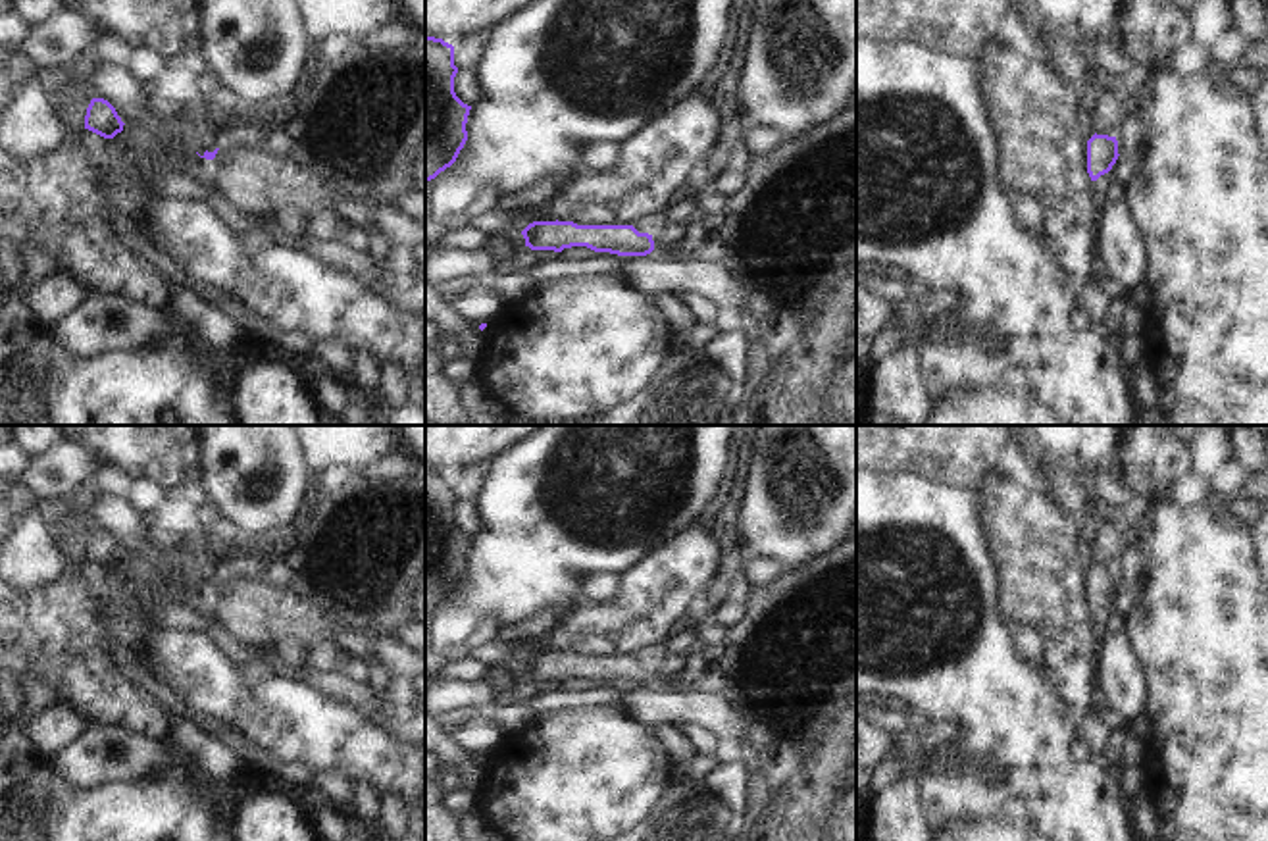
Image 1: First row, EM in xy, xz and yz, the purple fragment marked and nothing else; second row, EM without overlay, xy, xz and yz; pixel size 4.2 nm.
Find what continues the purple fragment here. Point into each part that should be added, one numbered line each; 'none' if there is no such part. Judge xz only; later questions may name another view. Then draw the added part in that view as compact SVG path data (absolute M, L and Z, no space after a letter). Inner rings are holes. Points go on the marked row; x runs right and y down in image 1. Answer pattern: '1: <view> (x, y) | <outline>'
none

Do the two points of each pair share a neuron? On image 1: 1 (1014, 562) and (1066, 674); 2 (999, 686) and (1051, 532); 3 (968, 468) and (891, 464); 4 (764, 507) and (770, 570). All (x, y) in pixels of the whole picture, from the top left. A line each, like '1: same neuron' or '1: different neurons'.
1: same neuron
2: different neurons
3: same neuron
4: different neurons

